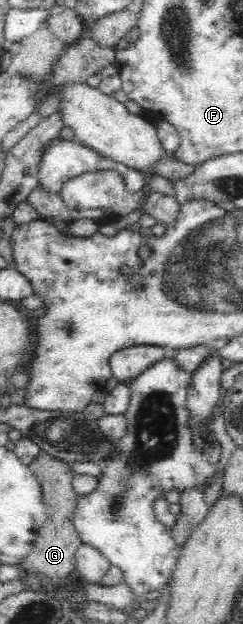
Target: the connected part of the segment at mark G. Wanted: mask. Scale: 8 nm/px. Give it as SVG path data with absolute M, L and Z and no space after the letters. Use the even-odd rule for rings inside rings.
M41 450L33 462L27 465L41 483L44 503L48 514L46 522L38 532L34 547L19 563L19 566L23 570L23 574L26 573L28 575L33 574L33 572L39 572L41 576L47 576L49 582L60 584L64 576L72 574L72 576L77 577L75 552L77 552L77 548L82 543L79 533L75 529L75 525L73 525L76 504L80 497L72 487L73 477L77 473L71 468L71 462L64 462L59 458L50 456L43 450Z

